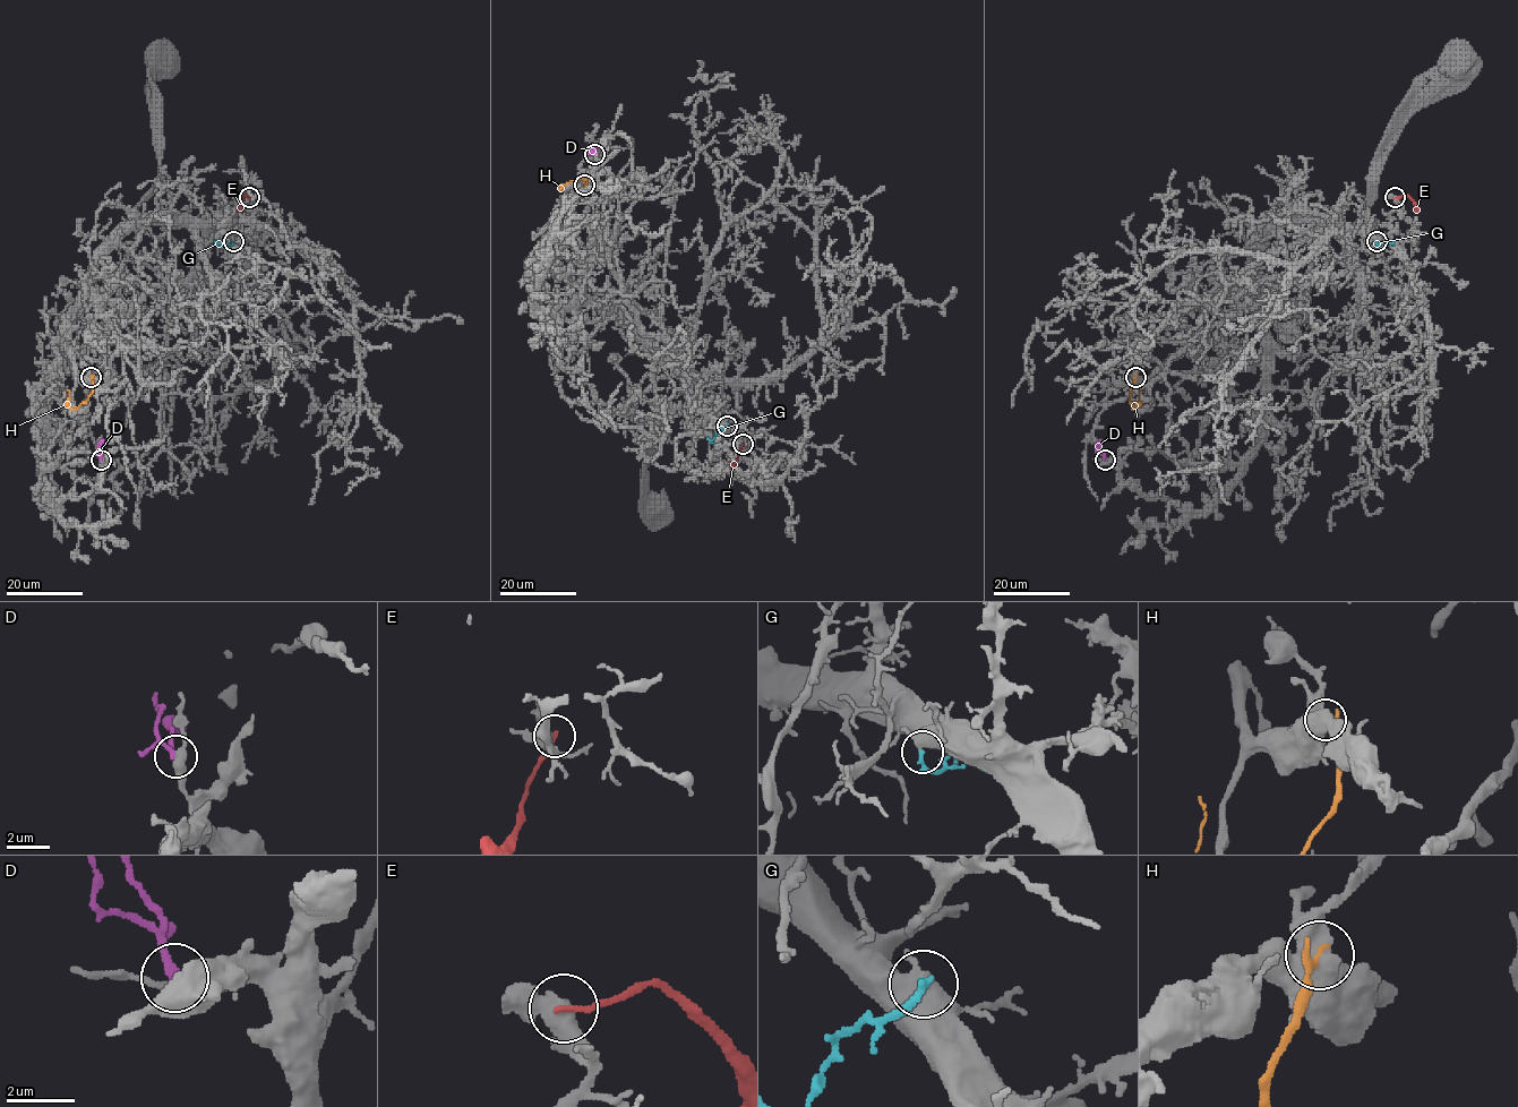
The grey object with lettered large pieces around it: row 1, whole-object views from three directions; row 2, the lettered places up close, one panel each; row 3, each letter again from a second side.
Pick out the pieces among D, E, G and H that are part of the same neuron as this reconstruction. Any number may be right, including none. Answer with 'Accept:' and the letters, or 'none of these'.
Accept: G

